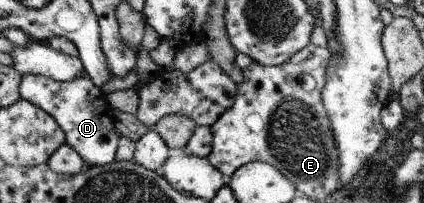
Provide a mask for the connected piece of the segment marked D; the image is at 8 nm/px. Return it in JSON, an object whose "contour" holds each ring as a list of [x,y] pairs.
{"contour":[[[86,75],[73,80],[73,82],[55,82],[54,79],[45,78],[45,76],[22,76],[21,100],[34,103],[47,114],[53,115],[54,120],[66,132],[66,145],[73,147],[82,156],[88,167],[110,165],[116,161],[119,136],[114,128],[114,109],[110,106],[109,100],[106,99],[105,93],[99,90]]]}

